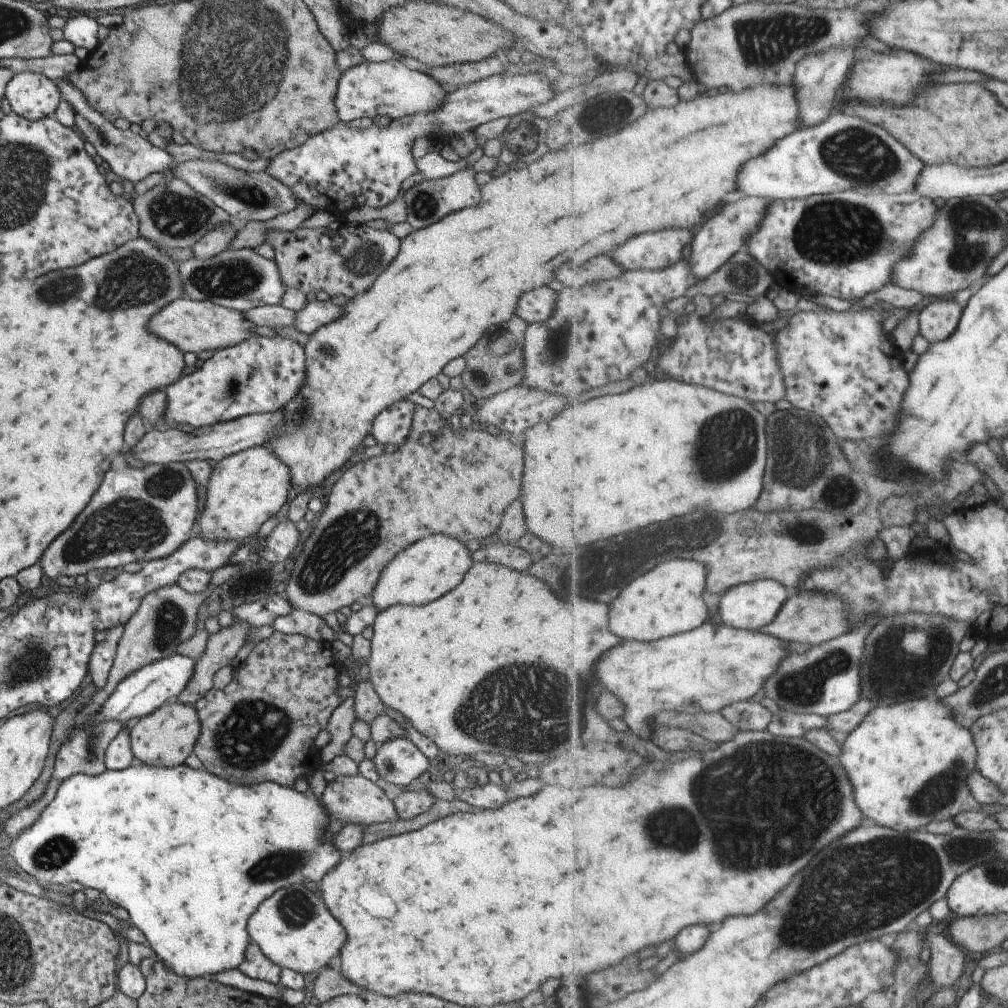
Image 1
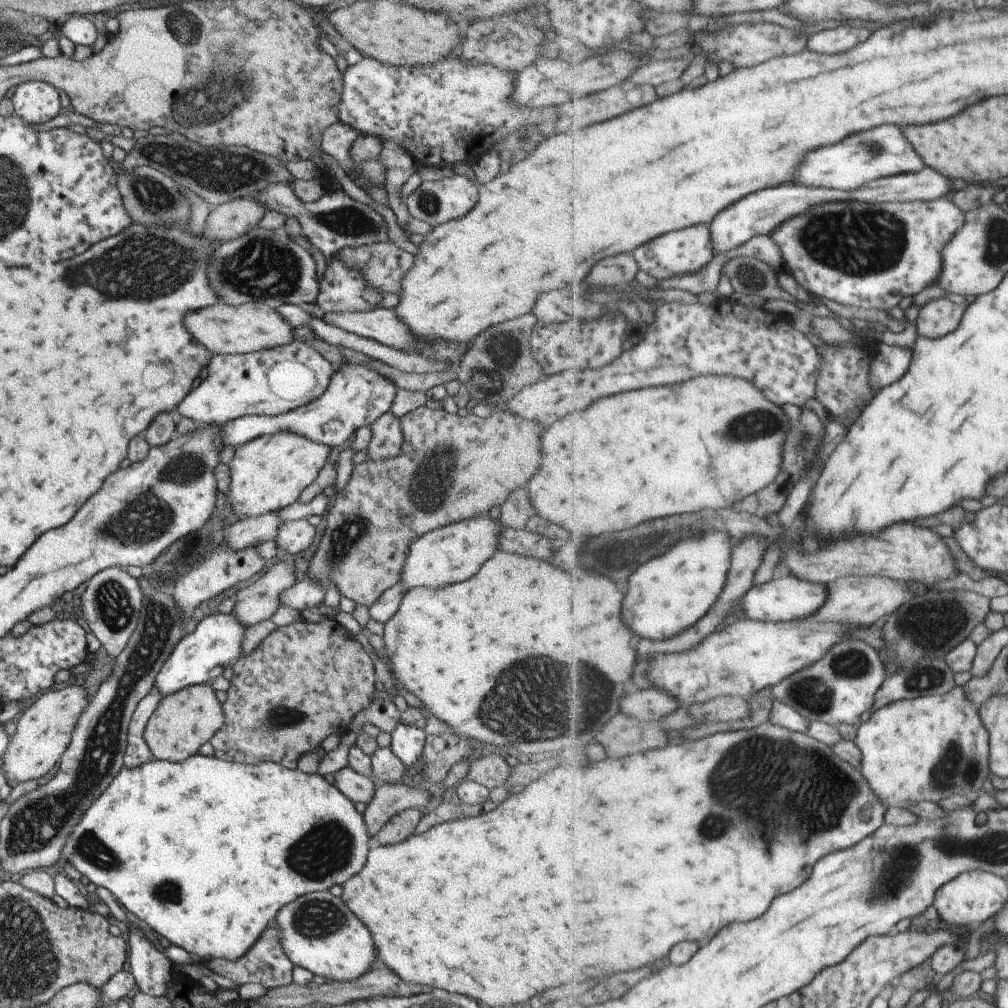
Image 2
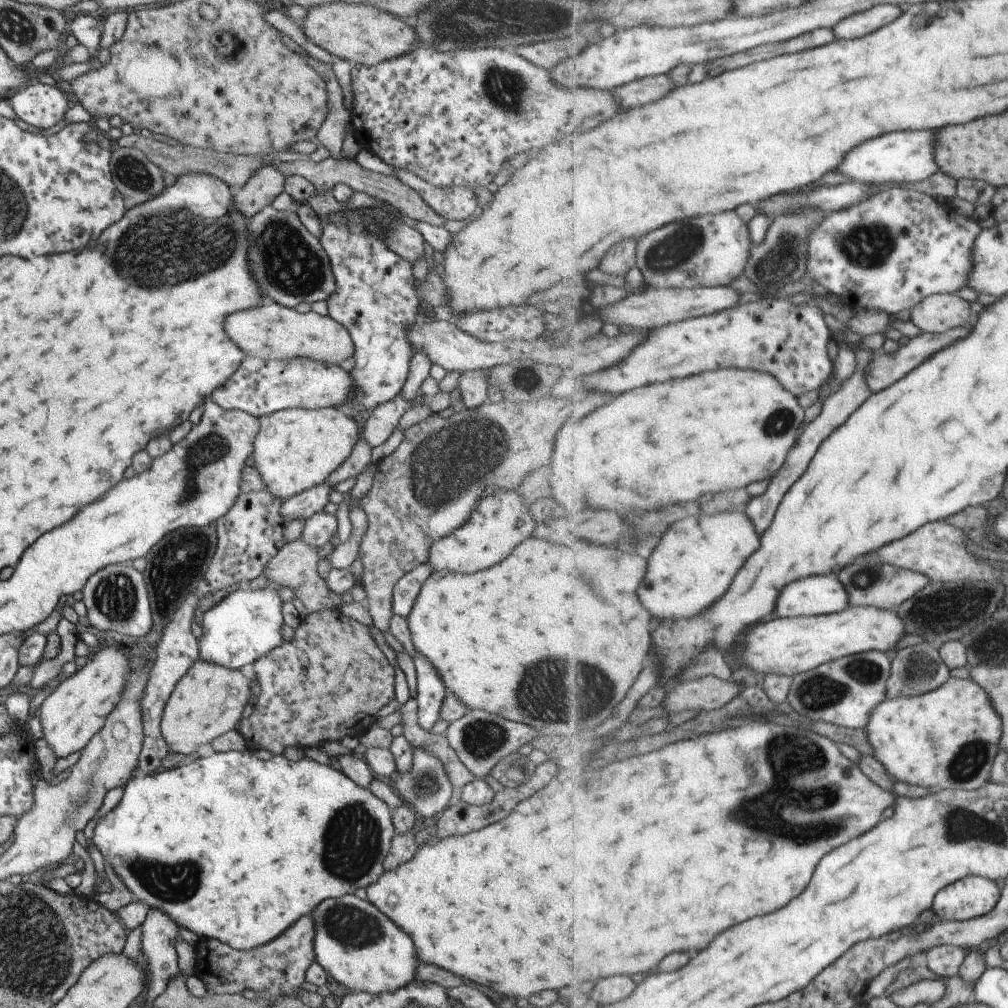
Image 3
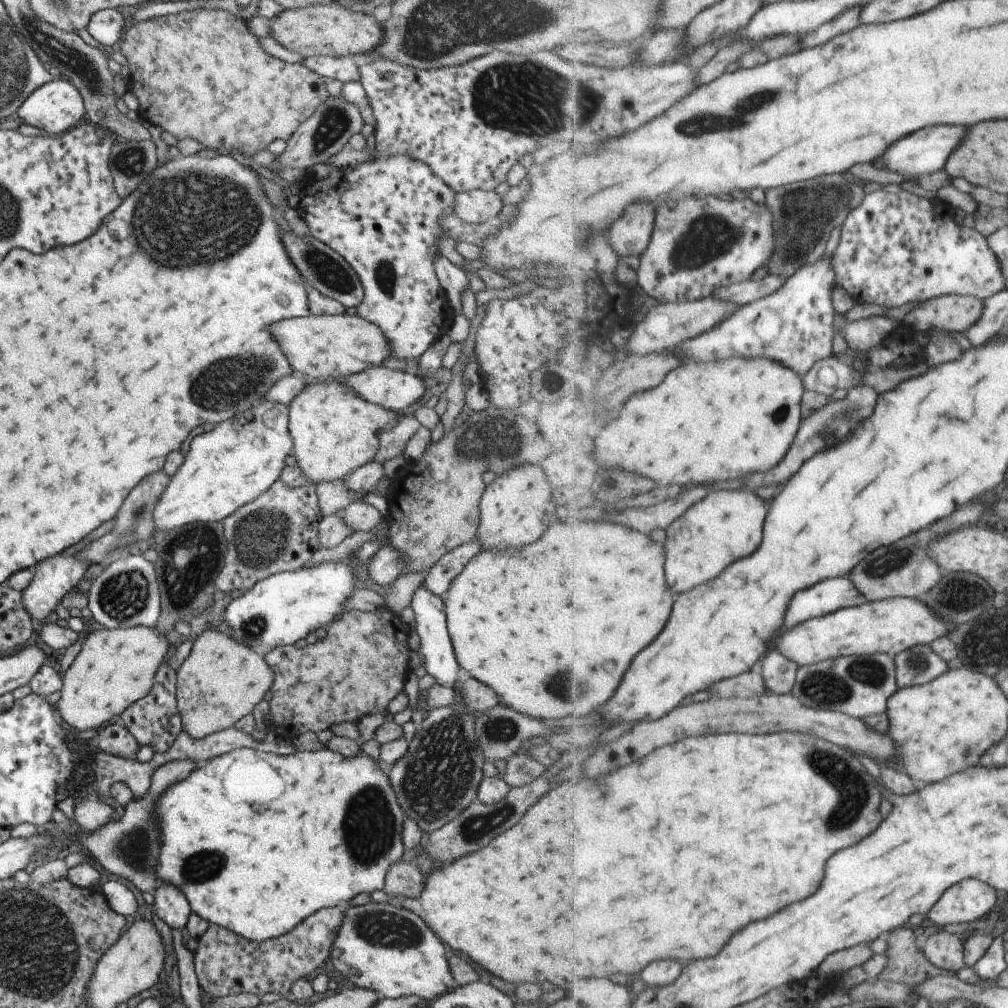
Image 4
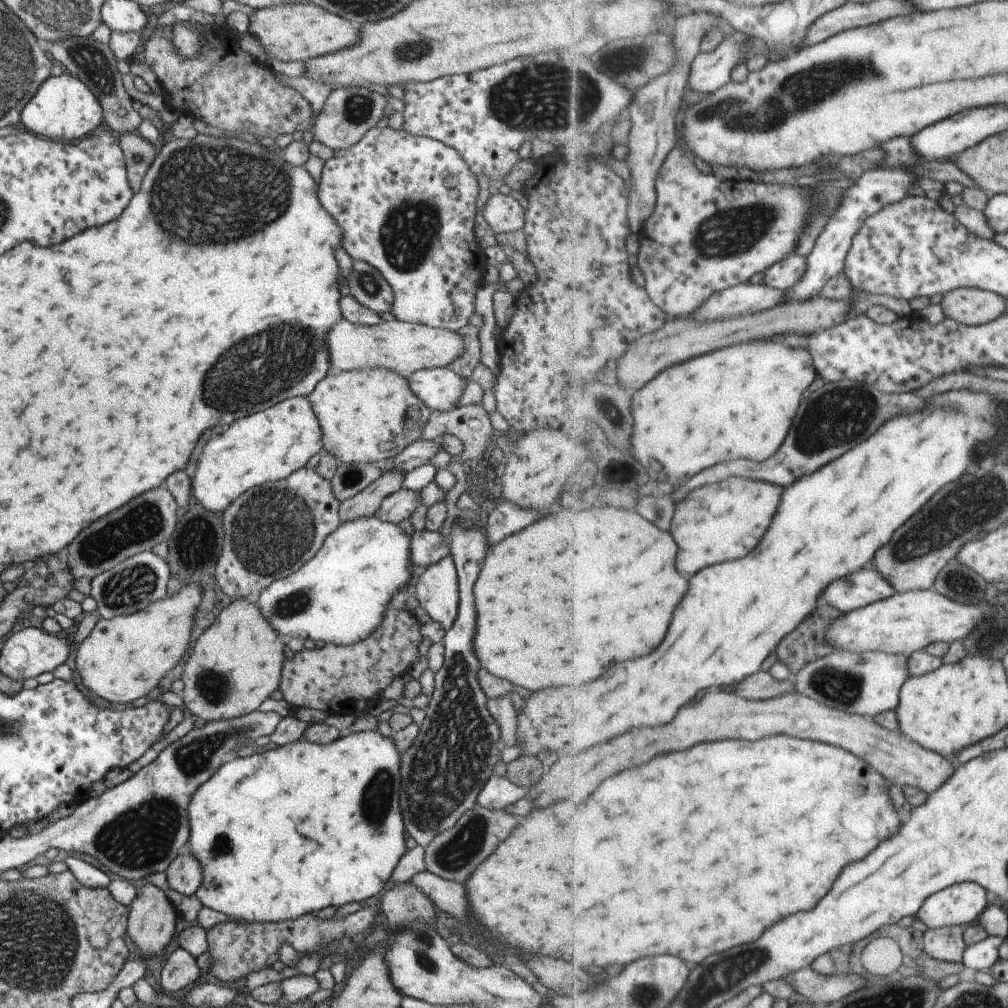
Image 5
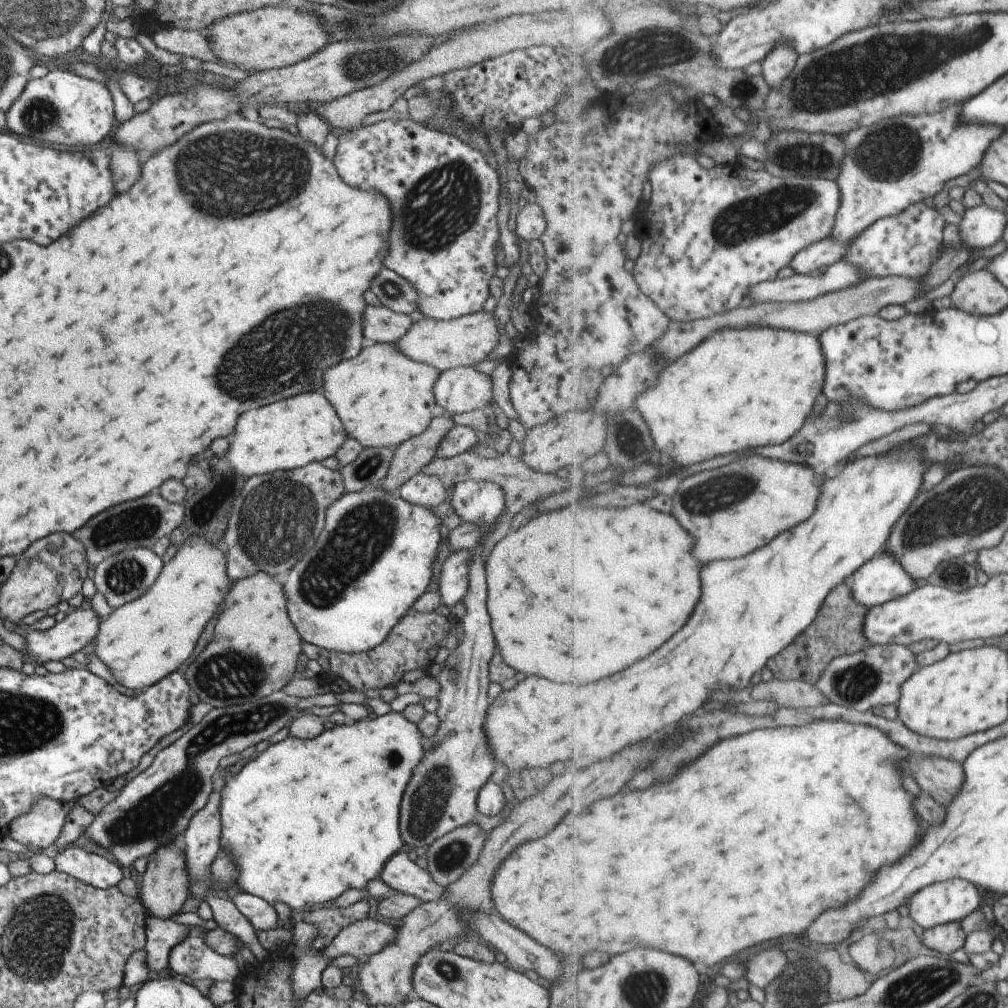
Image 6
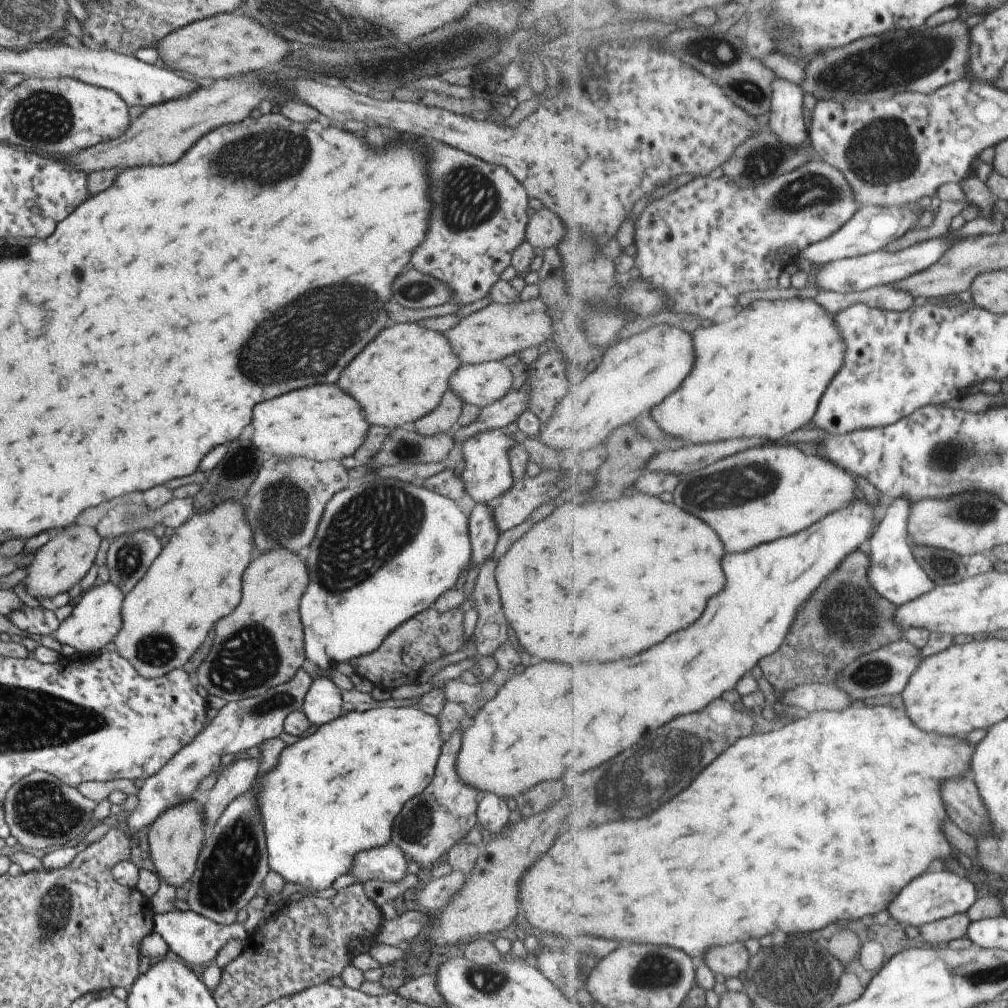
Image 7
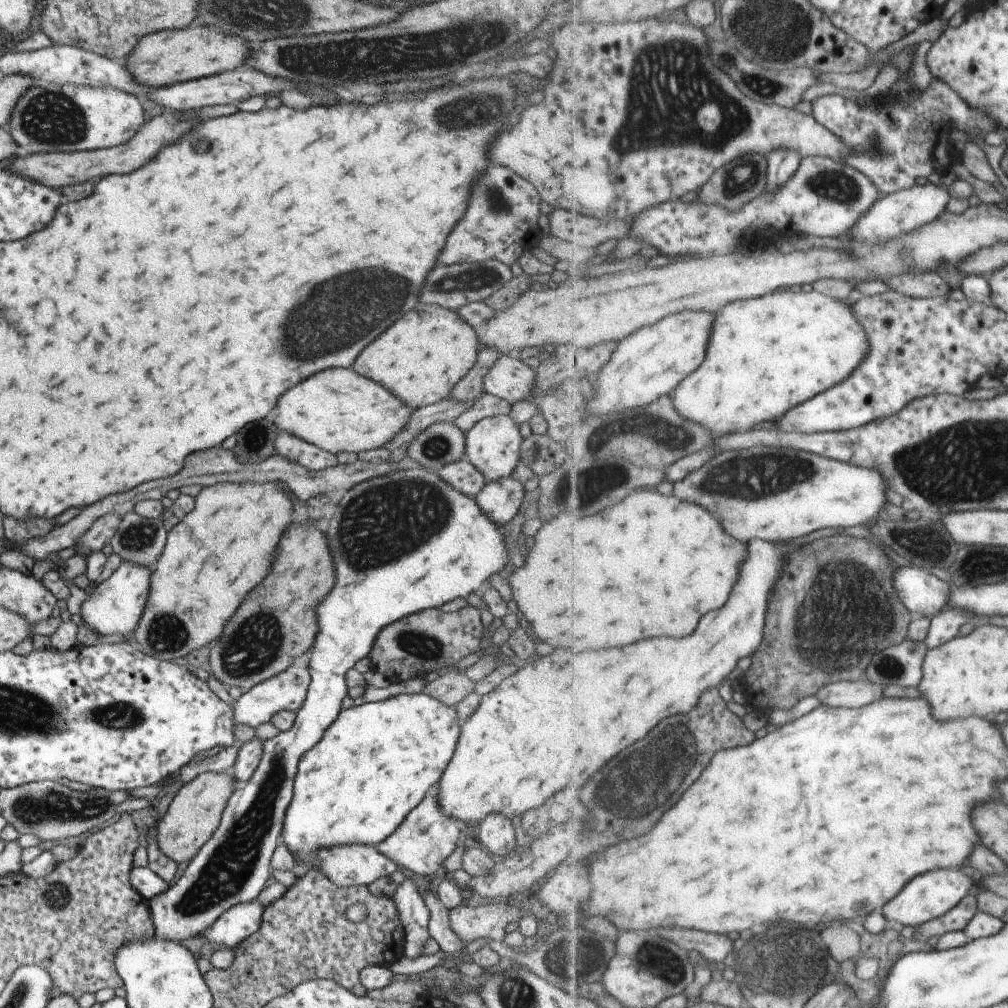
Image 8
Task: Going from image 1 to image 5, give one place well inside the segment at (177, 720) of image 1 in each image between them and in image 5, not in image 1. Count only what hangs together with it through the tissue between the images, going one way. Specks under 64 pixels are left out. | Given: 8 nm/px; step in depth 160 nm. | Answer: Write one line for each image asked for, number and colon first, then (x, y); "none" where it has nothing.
2: (183, 720)
3: (207, 701)
4: (221, 679)
5: (235, 664)

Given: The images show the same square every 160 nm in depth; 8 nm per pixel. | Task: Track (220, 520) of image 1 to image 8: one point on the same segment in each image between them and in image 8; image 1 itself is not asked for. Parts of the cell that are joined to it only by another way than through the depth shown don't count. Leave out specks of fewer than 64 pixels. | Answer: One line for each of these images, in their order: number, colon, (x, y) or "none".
2: (268, 472)
3: (295, 449)
4: (334, 431)
5: (366, 415)
6: (382, 398)
7: (401, 373)
8: (419, 358)

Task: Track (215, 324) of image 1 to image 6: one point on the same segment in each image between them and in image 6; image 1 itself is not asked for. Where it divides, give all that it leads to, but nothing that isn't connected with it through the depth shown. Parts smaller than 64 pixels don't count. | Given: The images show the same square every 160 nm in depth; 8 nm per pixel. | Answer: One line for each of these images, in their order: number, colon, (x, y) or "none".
2: (224, 329)
3: (269, 331)
4: (320, 347)
5: (404, 347)
6: (466, 340)

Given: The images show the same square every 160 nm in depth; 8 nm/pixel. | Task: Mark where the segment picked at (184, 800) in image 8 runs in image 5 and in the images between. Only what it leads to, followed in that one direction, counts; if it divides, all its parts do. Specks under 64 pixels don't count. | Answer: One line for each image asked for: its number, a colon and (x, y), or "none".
5: (151, 917)
6: (164, 887)
7: (175, 837)

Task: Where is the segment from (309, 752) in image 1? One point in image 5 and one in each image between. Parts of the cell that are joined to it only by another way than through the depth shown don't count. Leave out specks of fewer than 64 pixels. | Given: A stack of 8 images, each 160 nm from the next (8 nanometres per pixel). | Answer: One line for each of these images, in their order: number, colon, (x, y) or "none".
2: (304, 681)
3: (328, 682)
4: (359, 666)
5: (307, 681)

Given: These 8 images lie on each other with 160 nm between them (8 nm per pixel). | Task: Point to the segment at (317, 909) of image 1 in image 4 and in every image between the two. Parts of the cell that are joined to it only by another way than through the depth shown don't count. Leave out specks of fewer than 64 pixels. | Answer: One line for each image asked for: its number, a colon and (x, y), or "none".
2: (319, 933)
3: (356, 944)
4: (380, 946)

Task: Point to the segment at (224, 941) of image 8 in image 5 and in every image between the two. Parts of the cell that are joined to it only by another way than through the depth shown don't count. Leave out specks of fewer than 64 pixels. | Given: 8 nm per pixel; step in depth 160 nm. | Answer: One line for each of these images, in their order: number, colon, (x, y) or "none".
5: (179, 970)
6: (192, 958)
7: (196, 940)

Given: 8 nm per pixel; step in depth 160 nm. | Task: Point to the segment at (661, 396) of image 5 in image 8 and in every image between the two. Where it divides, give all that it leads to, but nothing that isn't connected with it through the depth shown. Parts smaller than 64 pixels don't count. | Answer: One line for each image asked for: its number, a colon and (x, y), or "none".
6: (743, 387)
7: (761, 374)
8: (767, 355)

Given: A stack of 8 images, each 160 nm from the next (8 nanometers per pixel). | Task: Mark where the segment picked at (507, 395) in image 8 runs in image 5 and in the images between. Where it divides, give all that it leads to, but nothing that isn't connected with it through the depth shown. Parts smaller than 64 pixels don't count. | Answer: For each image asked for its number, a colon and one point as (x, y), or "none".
5: (439, 388)
6: (456, 390)
7: (480, 384)

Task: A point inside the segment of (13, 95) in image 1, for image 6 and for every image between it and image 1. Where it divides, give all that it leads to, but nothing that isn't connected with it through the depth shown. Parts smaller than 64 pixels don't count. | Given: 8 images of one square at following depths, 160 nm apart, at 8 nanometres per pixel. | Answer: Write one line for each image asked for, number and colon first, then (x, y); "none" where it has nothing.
2: (35, 102)
3: (40, 105)
4: (56, 106)
5: (62, 108)
6: (61, 109)

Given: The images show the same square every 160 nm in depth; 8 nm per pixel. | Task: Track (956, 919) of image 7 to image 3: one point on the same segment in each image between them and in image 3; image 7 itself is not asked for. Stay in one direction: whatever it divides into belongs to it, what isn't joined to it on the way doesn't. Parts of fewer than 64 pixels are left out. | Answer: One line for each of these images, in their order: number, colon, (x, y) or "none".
3: (946, 960)
4: (945, 950)
5: (947, 943)
6: (946, 938)

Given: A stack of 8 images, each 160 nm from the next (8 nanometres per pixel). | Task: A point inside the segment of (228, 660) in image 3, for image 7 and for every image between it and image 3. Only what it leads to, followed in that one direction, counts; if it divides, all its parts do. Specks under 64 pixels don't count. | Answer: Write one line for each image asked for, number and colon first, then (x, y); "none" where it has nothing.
4: (276, 611)
5: (339, 596)
6: (372, 560)
7: (383, 550)

